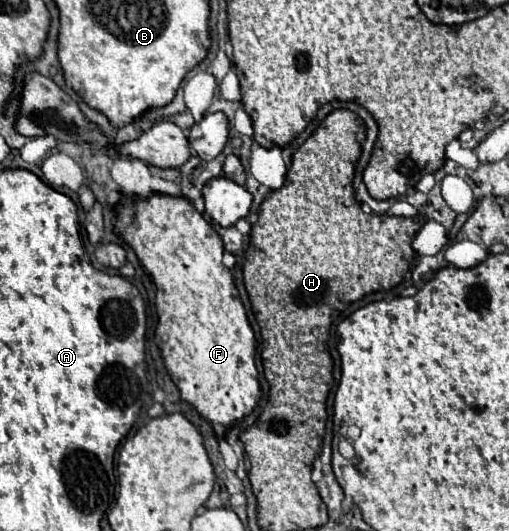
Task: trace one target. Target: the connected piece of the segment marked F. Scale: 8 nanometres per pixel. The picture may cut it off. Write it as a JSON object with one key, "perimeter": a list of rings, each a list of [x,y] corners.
{"perimeter":[[[151,194],[147,200],[139,200],[137,196],[123,196],[117,206],[117,218],[113,226],[115,234],[133,248],[139,262],[157,286],[155,308],[159,322],[155,330],[155,342],[161,350],[165,368],[181,392],[181,398],[193,404],[197,412],[209,422],[223,426],[239,422],[255,408],[261,396],[261,386],[255,368],[255,334],[233,284],[233,276],[221,262],[223,242],[219,242],[219,234],[215,234],[211,224],[203,220],[203,216],[187,198],[169,194]]]}

